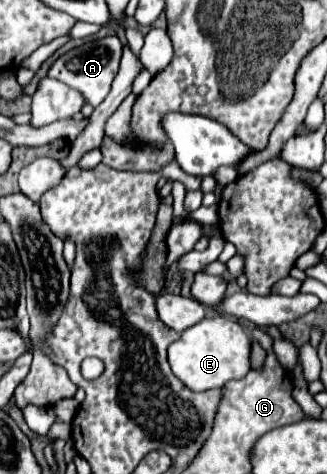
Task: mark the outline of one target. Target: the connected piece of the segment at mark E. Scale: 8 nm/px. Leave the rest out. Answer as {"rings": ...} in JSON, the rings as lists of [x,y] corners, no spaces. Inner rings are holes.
{"rings":[[[207,317],[199,321],[197,325],[193,325],[189,331],[183,331],[181,339],[169,345],[169,365],[173,373],[193,391],[207,391],[207,389],[223,387],[227,381],[241,379],[251,371],[251,341],[253,339],[237,321],[227,319],[227,317]]]}

